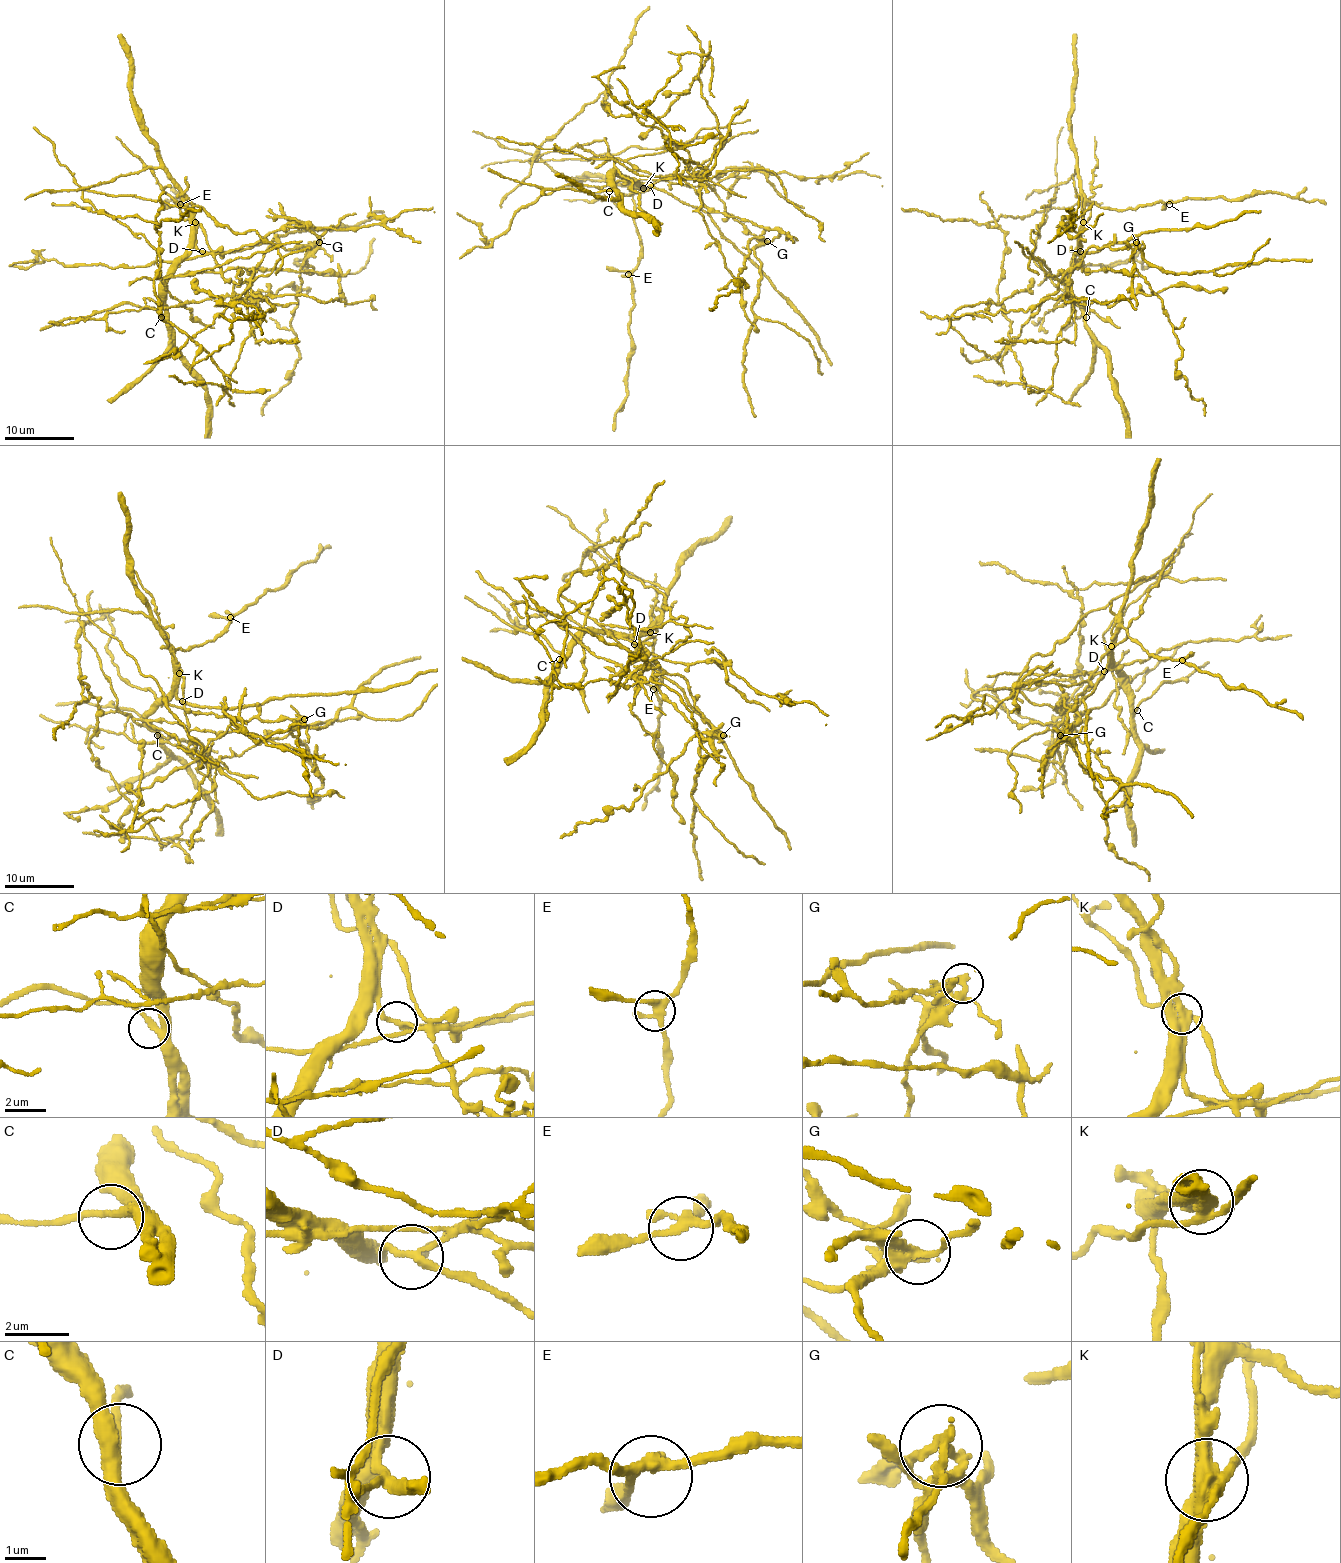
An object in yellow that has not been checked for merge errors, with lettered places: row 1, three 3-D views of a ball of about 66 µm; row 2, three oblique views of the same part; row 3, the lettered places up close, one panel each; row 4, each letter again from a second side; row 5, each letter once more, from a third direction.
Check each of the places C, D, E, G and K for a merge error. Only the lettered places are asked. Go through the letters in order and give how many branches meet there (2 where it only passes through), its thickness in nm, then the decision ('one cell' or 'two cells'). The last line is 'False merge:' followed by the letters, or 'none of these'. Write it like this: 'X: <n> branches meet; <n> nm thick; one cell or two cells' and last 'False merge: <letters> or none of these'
C: 3 branches meet; 240 nm thick; one cell
D: 3 branches meet; 220 nm thick; two cells
E: 3 branches meet; 280 nm thick; one cell
G: 3 branches meet; 240 nm thick; two cells
K: 4 branches meet; 480 nm thick; two cells
False merge: D, G, K

